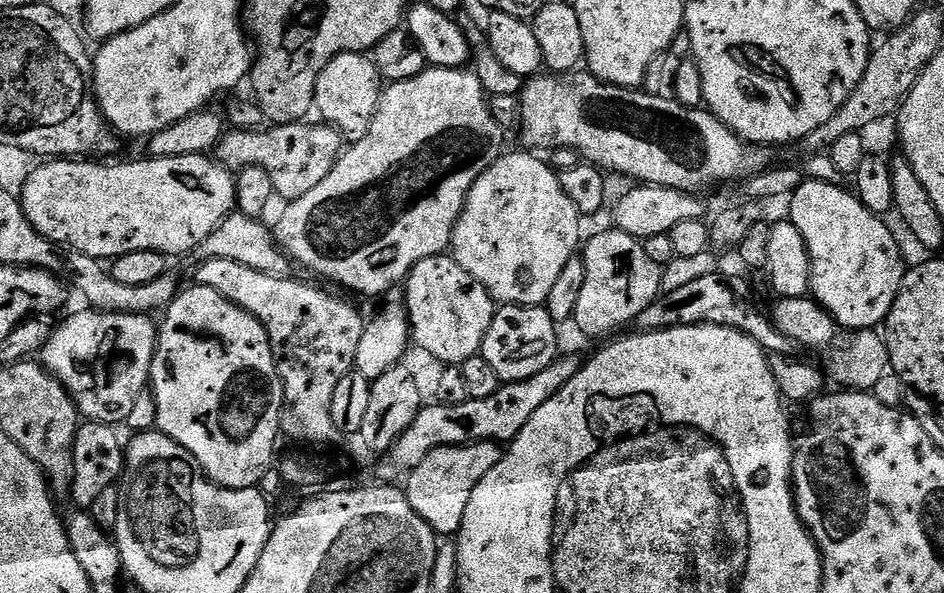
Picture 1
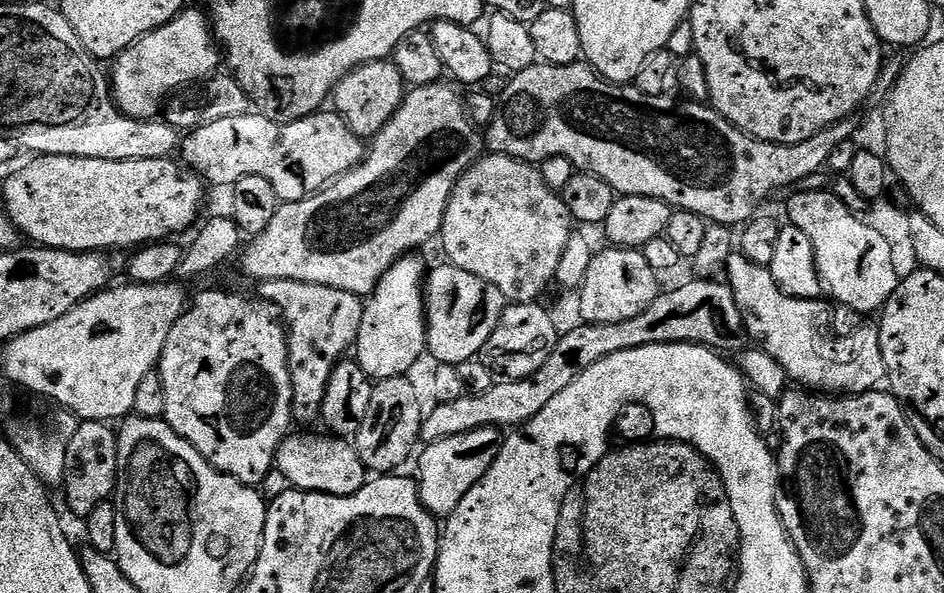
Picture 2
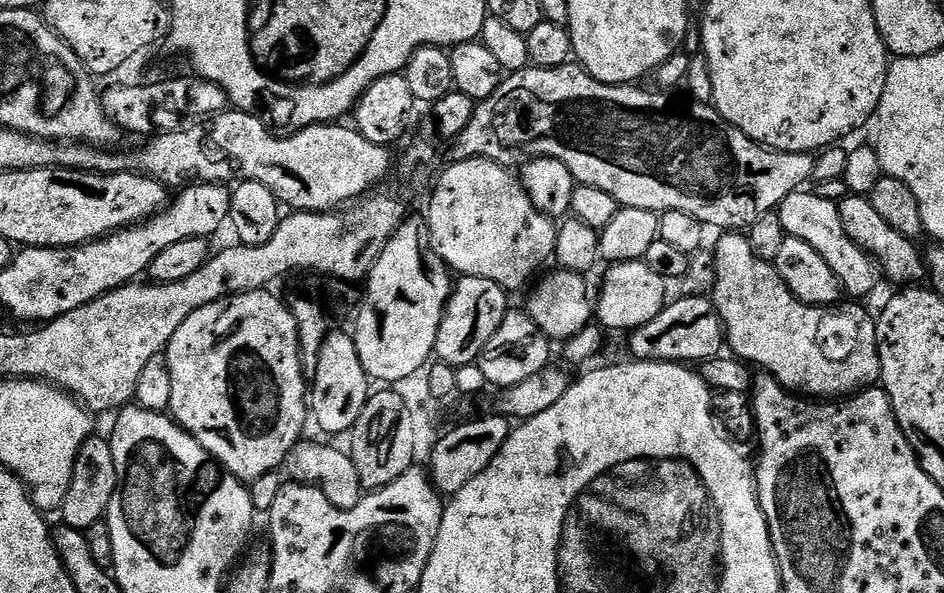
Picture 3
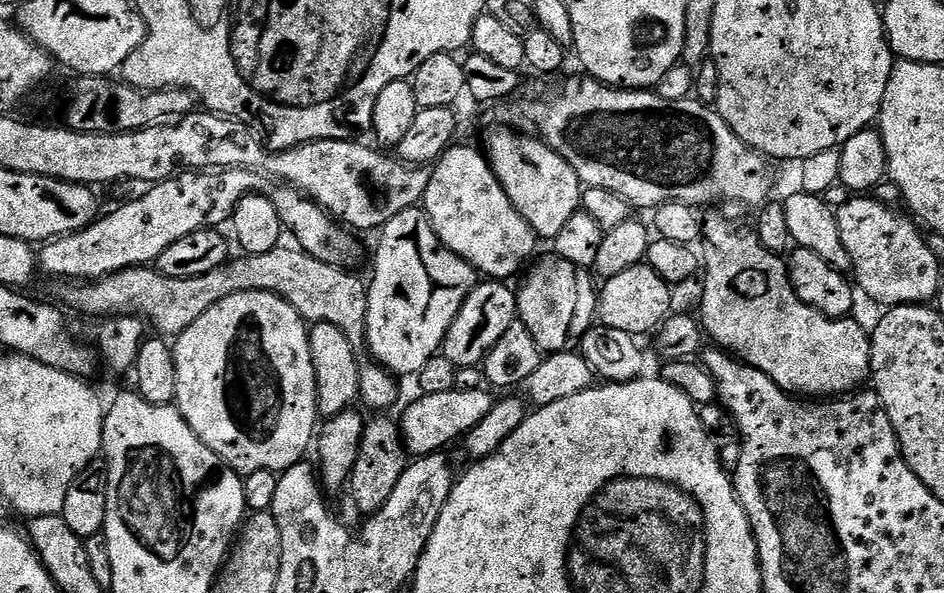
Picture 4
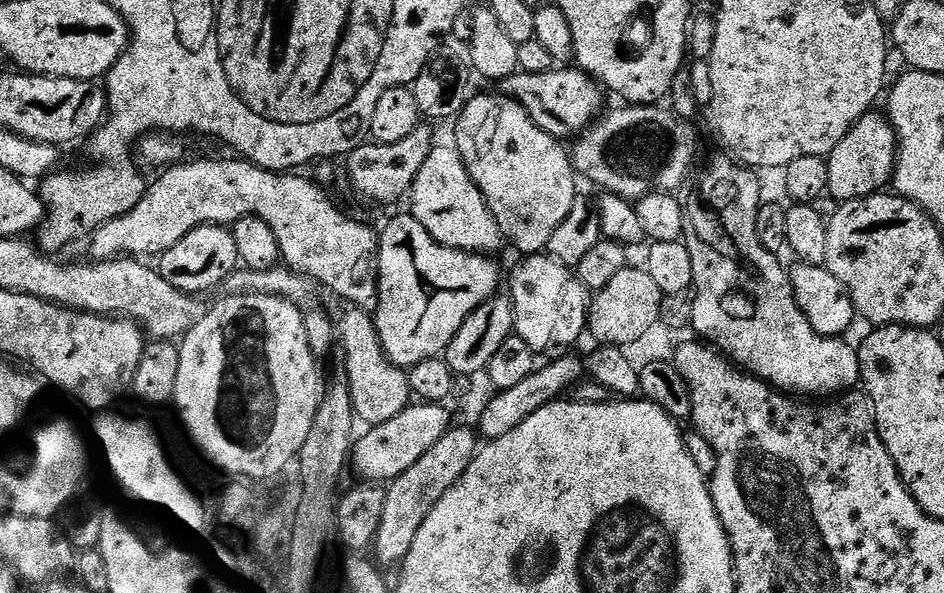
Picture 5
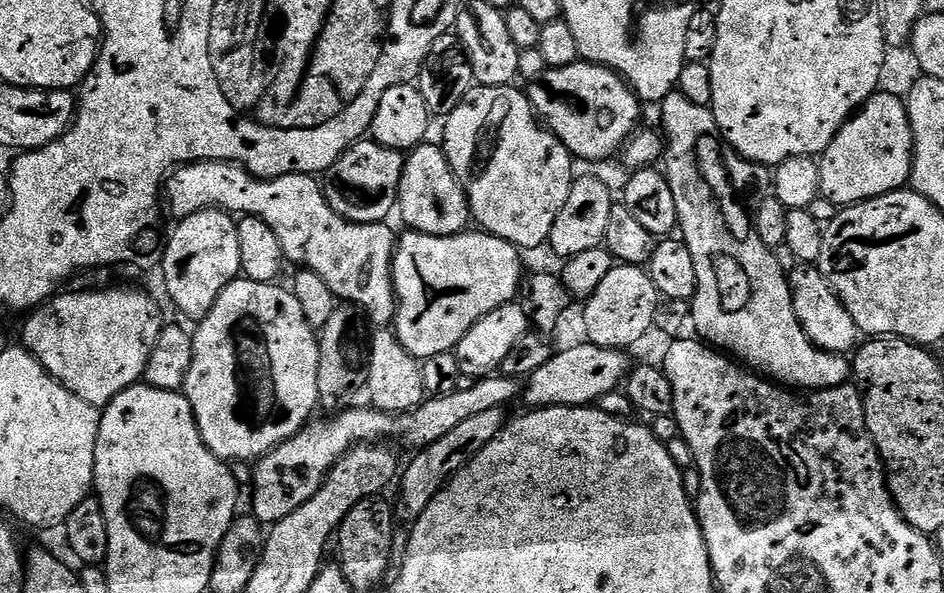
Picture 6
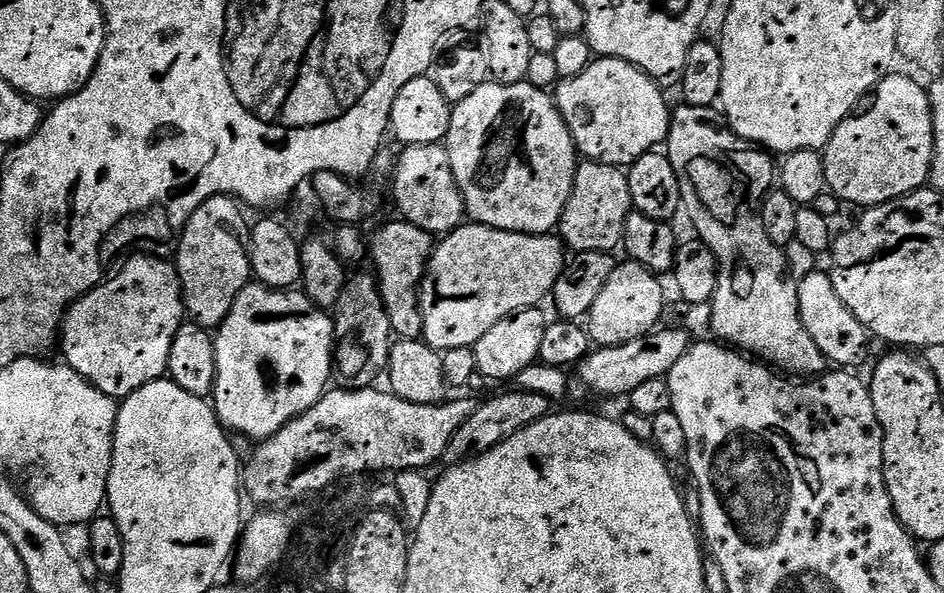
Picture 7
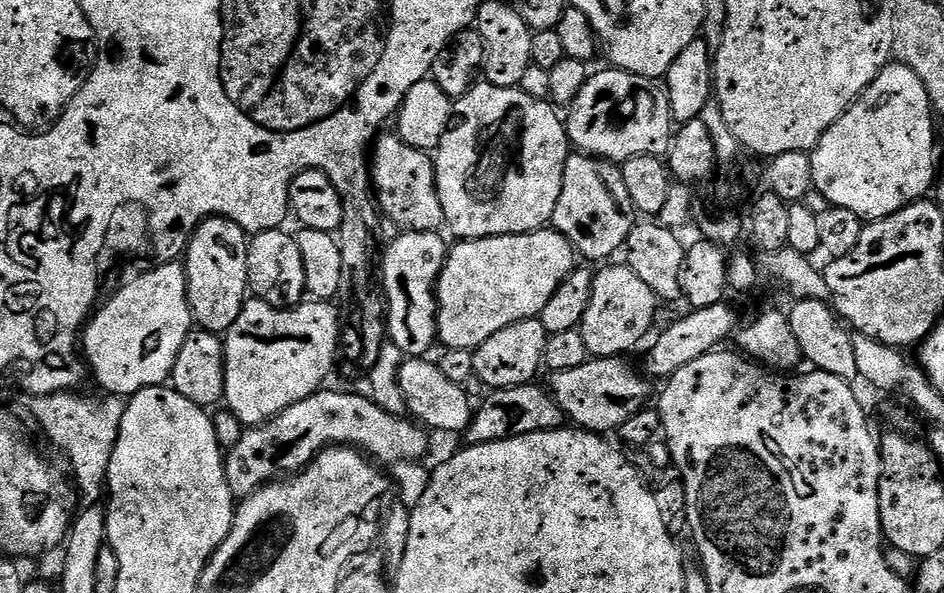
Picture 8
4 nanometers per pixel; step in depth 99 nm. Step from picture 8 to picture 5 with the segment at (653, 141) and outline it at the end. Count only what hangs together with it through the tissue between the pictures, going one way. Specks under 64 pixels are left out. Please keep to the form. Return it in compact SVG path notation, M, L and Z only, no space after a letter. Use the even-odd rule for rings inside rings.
M557 66L542 74L518 70L513 76L499 81L498 88L503 95L517 100L542 131L557 138L565 138L564 136L568 135L571 137L583 132L585 128L591 128L606 108L605 89L587 72L576 66Z

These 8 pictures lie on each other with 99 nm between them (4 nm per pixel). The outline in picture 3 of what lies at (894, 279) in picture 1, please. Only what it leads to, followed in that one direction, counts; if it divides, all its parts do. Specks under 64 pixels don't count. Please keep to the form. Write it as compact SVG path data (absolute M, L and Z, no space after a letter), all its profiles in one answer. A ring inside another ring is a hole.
M814 190L791 192L781 202L778 215L787 235L802 238L802 242L810 242L810 246L814 246L814 250L818 250L818 254L822 254L822 258L826 258L826 266L830 266L830 270L834 270L841 289L847 295L848 292L852 295L849 297L868 296L875 290L878 265L863 248L859 248L853 242L850 234L846 234L836 202L819 197Z

